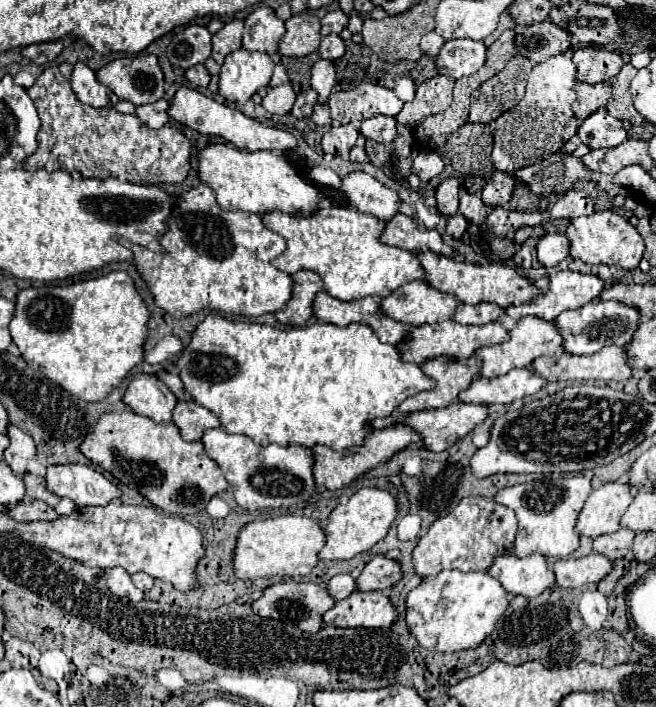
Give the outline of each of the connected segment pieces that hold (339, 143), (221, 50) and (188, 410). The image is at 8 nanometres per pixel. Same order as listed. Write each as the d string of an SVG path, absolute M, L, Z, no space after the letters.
M353 124L331 126L331 130L321 140L321 148L327 156L341 156L343 152L349 152L357 144L359 136L361 134Z
M233 20L225 24L217 34L213 34L213 60L223 64L225 56L241 48L241 34L243 34L243 20Z
M179 400L175 404L175 412L171 412L171 416L173 416L173 424L179 428L183 440L187 440L187 442L201 440L203 430L221 426L219 418L213 412L195 404L193 400L189 400L189 402Z

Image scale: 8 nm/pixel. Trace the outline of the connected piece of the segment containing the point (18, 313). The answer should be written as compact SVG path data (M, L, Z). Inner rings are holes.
M113 270L99 278L79 280L67 286L31 286L15 296L15 314L9 322L9 332L23 360L41 372L45 378L63 386L63 390L79 400L103 400L127 372L143 360L143 342L147 338L149 310L143 304L133 280L127 272Z

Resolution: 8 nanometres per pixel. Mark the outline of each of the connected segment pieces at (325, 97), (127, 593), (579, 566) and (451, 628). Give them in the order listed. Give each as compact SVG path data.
M319 60L315 66L313 66L313 88L319 96L319 104L327 104L329 102L329 94L331 94L331 88L335 84L335 68L329 60Z
M123 568L107 570L107 586L115 598L129 598L131 602L143 600L143 592L135 588L131 576Z
M589 554L585 558L565 558L551 562L557 588L581 588L591 582L601 582L613 568L613 562L601 554Z
M443 570L437 576L425 578L413 588L407 598L407 628L417 642L433 652L457 652L477 648L493 630L509 604L509 594L499 580L487 572Z

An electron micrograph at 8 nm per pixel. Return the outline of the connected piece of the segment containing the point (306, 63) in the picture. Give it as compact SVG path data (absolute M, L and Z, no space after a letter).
M303 56L303 58L281 58L281 64L287 68L287 74L289 74L289 80L291 80L291 86L297 94L301 92L307 92L311 88L309 80L311 80L311 66L313 66L313 60L309 56Z

